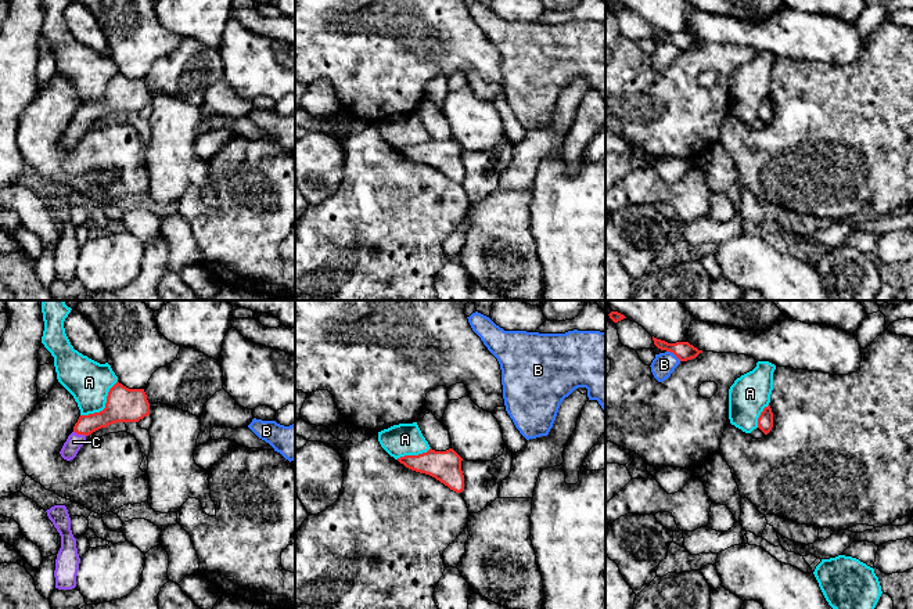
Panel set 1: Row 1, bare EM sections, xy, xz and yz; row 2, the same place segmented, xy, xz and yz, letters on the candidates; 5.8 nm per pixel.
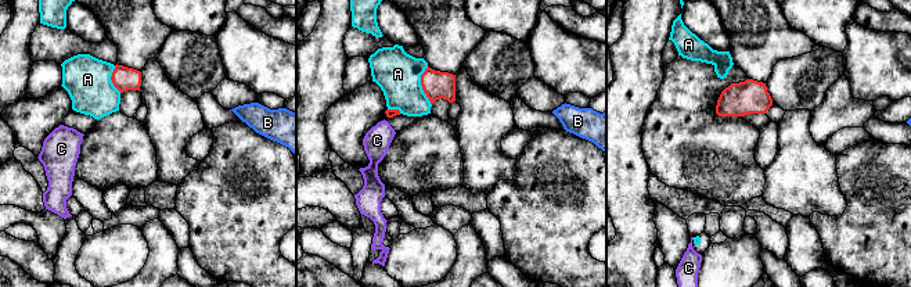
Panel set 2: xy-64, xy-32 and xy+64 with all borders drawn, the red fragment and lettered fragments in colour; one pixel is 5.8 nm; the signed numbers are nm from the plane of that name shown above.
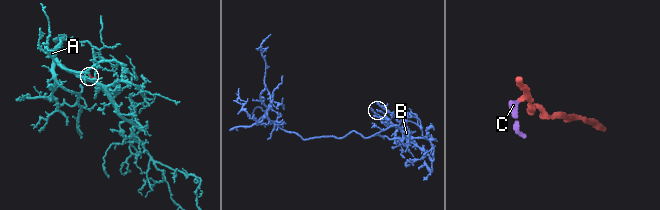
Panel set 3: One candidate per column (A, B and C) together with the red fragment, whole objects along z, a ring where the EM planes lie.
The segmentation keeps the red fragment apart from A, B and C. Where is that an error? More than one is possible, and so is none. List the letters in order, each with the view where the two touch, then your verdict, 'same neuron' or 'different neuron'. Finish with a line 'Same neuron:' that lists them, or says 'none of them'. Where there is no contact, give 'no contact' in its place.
A: xy | different neuron
B: yz | different neuron
C: xy | same neuron
Same neuron: C

